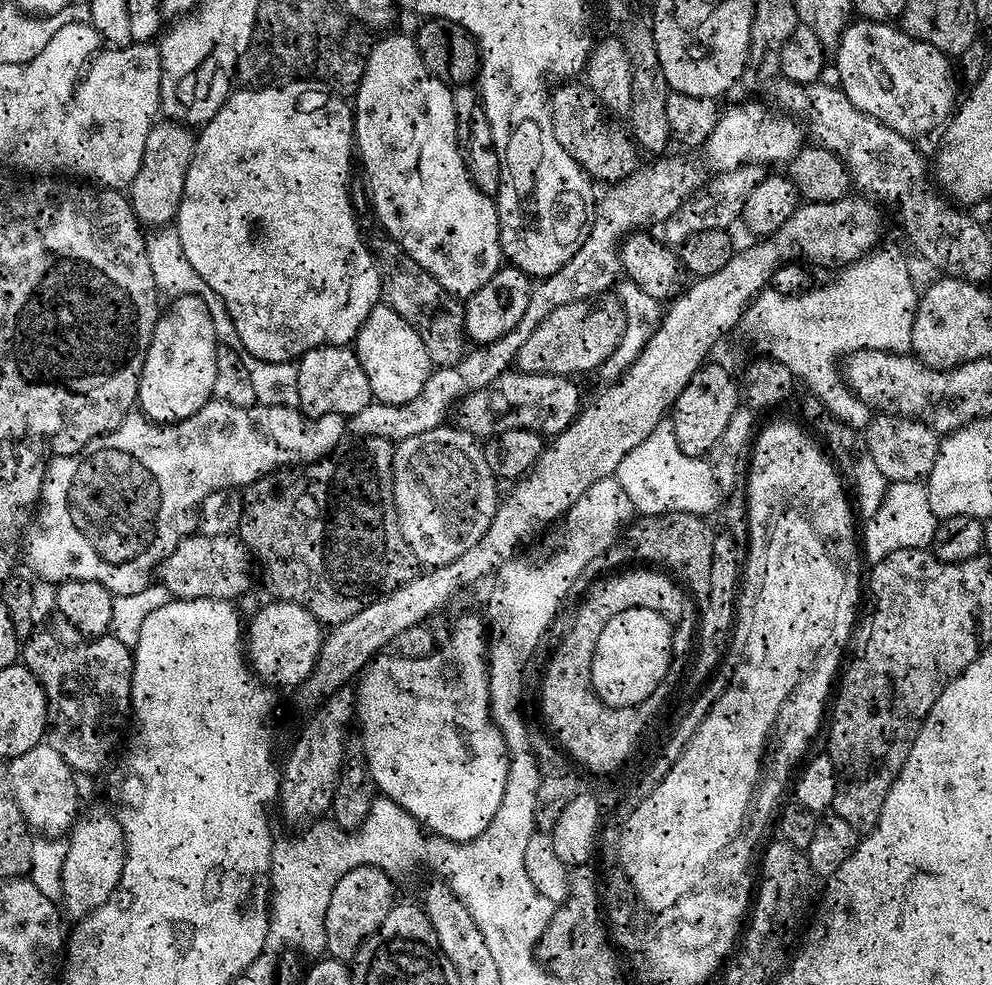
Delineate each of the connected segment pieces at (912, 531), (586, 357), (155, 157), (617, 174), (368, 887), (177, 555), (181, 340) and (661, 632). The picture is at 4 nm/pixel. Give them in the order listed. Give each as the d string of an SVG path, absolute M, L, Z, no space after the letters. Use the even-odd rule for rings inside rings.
M893 481L886 490L885 498L877 512L867 519L864 536L862 532L862 550L866 552L869 563L876 563L888 557L894 550L904 548L929 547L938 518L930 506L928 487L923 481Z
M600 294L595 299L577 299L558 306L526 339L514 361L515 367L522 372L557 374L568 378L572 376L571 372L584 372L603 365L624 333L622 300L619 295L612 295Z
M172 118L153 123L148 132L146 146L142 154L142 166L132 180L126 195L132 202L132 208L141 222L148 220L157 226L167 225L175 221L176 211L180 208L180 199L184 193L186 174L190 170L192 155L196 149L197 137L183 123ZM168 220L168 223L166 223Z
M588 86L570 88L567 92L551 93L550 111L554 138L556 143L562 146L562 150L566 150L566 154L570 154L570 158L574 158L587 175L597 181L622 180L635 172L638 167L637 149L631 139L619 140L604 125L604 116L600 113L600 108L596 103L598 103L598 97Z
M360 862L347 869L330 894L330 906L326 910L326 942L324 947L331 959L351 962L360 953L360 948L386 922L394 897L394 881L381 868L371 862Z
M193 534L182 542L164 560L165 566L176 566L174 576L162 582L170 582L169 593L181 600L227 600L244 596L252 588L252 568L248 565L249 549L235 535L206 536Z
M177 296L172 304L163 309L154 326L152 341L146 354L146 362L140 375L140 395L138 408L143 415L157 422L171 422L197 412L200 407L213 399L214 370L216 369L216 349L218 339L215 324L211 320L208 301L202 296Z
M631 608L614 614L610 622L598 634L596 649L592 651L592 689L596 697L611 708L634 708L641 704L649 694L662 682L672 655L673 625L663 616L649 608Z

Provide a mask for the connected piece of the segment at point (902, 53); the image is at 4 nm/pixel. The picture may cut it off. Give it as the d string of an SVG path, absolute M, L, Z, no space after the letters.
M857 19L846 28L836 56L836 68L840 71L838 84L844 95L867 116L881 120L899 136L917 138L949 119L958 100L956 80L948 65L949 57L939 48L892 27L896 26Z

